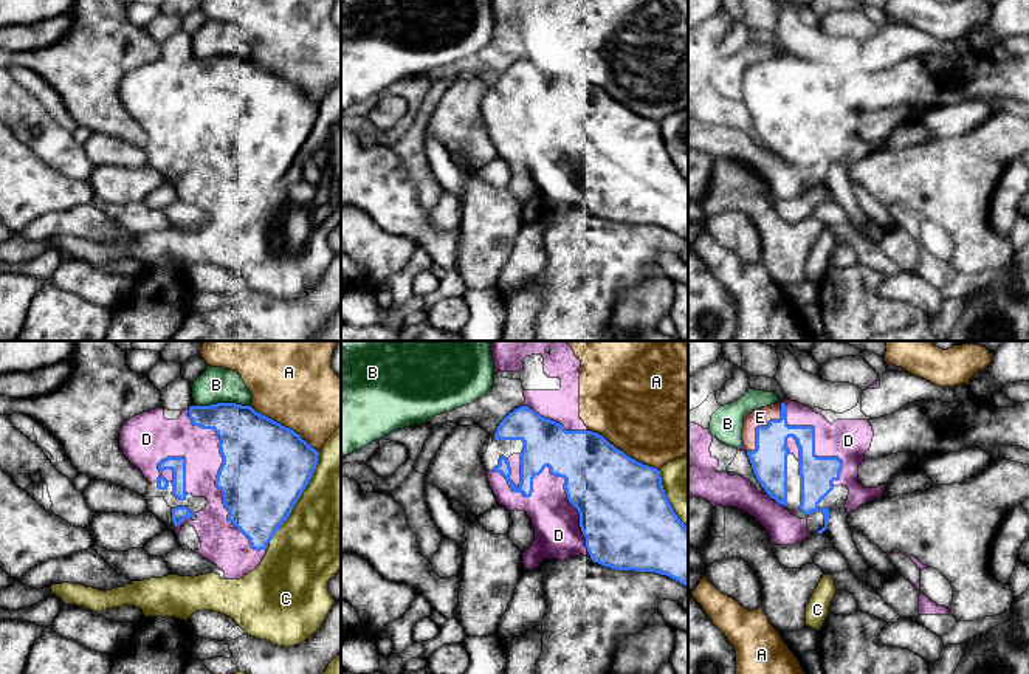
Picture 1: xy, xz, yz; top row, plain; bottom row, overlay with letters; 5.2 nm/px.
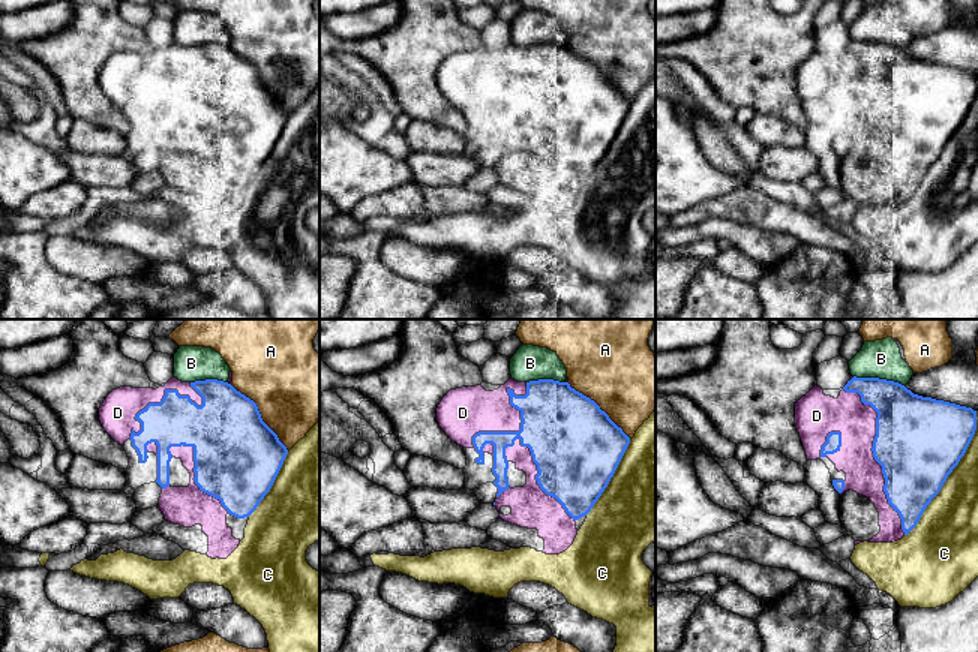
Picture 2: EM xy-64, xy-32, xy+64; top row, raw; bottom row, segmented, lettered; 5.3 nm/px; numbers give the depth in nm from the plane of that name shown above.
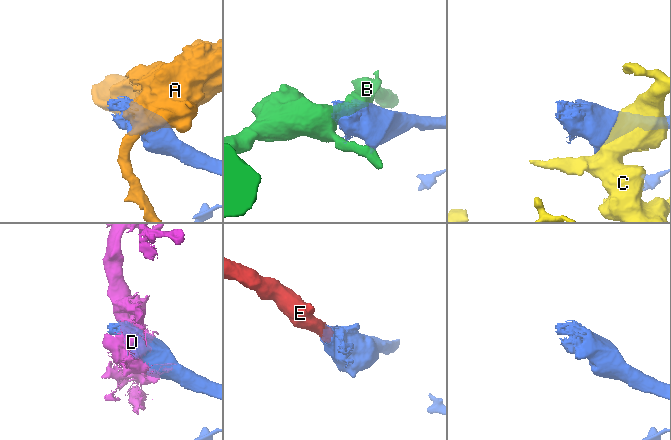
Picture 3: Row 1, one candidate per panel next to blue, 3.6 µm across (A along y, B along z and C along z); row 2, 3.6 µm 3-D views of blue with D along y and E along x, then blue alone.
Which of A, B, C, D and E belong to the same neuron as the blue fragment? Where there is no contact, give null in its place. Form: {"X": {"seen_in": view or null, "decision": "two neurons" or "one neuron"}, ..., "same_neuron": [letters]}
{"A": {"seen_in": "xy", "decision": "two neurons"}, "B": {"seen_in": "xy", "decision": "two neurons"}, "C": {"seen_in": "xy", "decision": "two neurons"}, "D": {"seen_in": "xz", "decision": "two neurons"}, "E": {"seen_in": "yz", "decision": "one neuron"}, "same_neuron": ["E"]}

